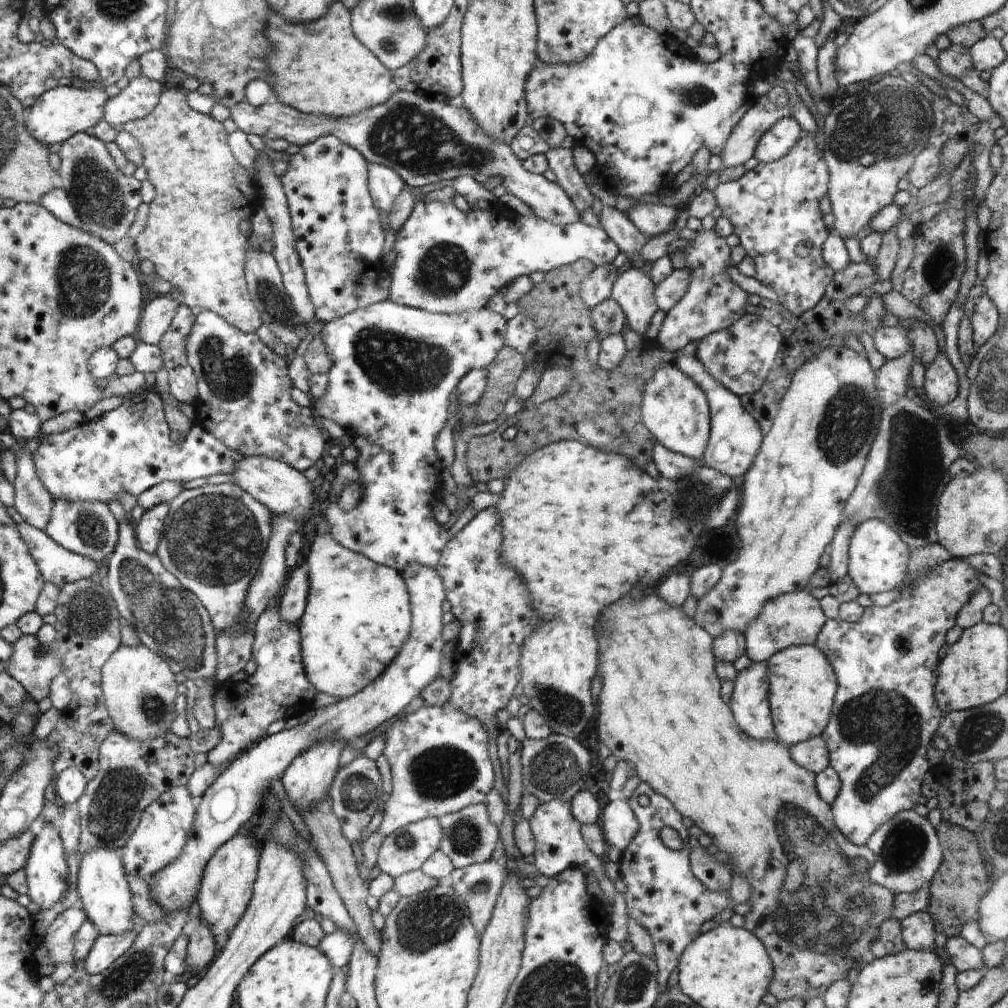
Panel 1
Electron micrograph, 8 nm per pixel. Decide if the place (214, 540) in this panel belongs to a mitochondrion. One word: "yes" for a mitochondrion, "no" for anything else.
yes

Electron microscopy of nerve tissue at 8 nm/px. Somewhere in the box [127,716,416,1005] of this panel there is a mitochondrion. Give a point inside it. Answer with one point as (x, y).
(359, 792)

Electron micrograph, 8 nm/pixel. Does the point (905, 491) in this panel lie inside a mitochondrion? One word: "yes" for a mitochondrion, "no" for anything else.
yes

